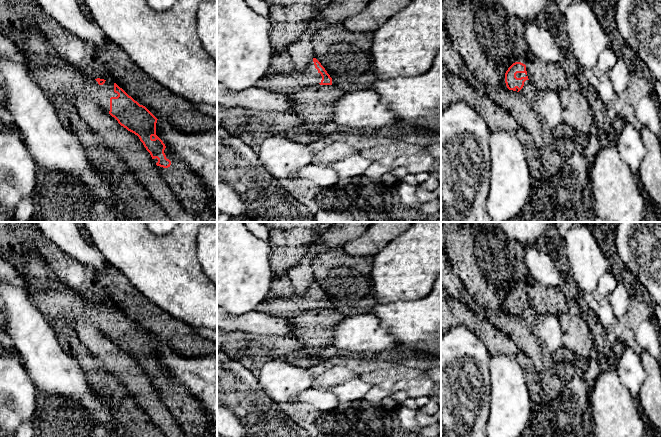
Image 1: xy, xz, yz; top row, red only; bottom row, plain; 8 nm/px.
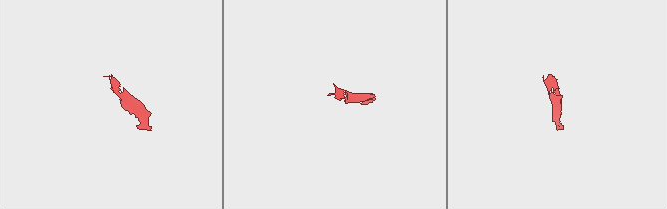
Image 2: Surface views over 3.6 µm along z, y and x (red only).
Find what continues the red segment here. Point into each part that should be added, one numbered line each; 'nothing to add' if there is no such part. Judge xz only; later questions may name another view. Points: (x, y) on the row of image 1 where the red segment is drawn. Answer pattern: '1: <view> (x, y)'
1: xz (287, 83)

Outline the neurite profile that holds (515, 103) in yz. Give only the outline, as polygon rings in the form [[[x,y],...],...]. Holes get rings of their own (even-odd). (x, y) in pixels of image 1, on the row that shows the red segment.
[[[484,87],[490,99],[508,111],[517,121],[519,127],[525,129],[532,137],[535,145],[541,150],[543,144],[542,125],[539,115],[527,98],[521,93],[509,90],[507,87],[495,89]]]

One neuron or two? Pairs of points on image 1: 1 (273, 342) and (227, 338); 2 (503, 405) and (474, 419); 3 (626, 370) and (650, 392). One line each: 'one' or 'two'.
1: one
2: two
3: two

